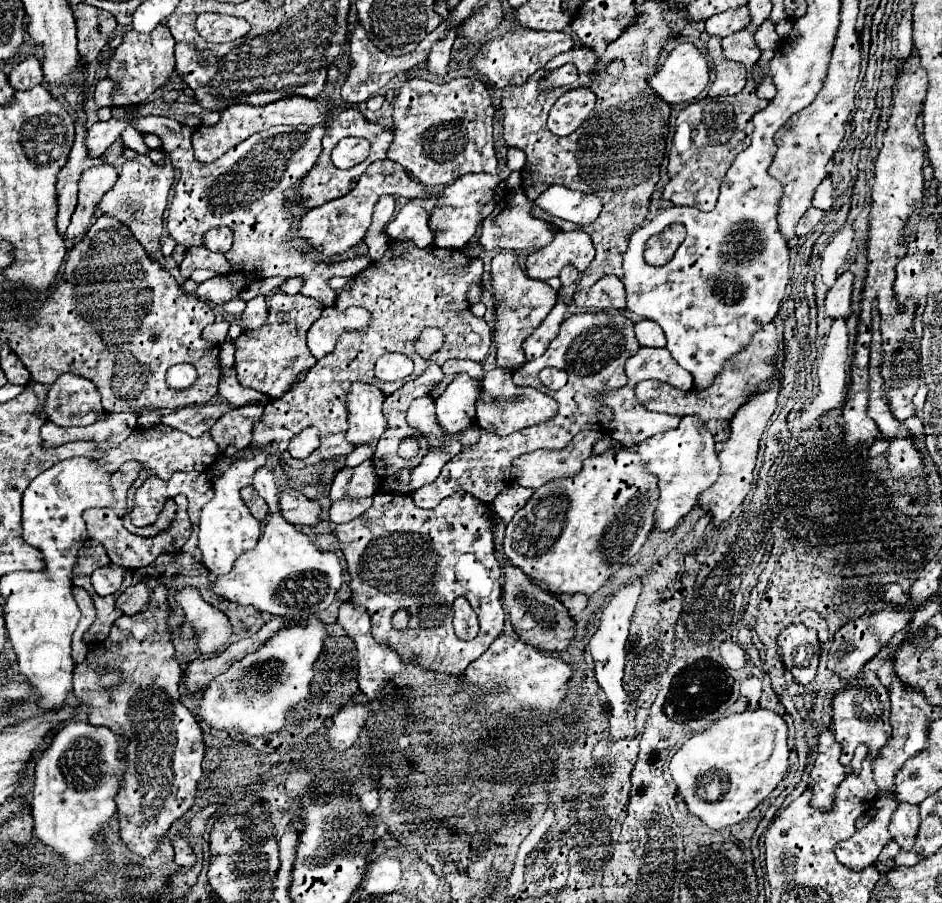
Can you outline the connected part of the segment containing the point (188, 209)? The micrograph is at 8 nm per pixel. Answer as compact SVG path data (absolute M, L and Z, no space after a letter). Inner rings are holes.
M134 105L128 106L127 109L134 112L136 130L140 130L142 134L156 134L162 140L162 150L168 152L172 166L180 168L180 180L174 188L174 200L172 200L170 214L168 214L168 232L178 244L184 244L186 248L202 246L204 244L202 236L208 228L230 226L234 230L234 246L232 246L232 250L226 252L226 258L228 258L228 262L232 264L234 270L242 270L246 276L258 276L258 278L302 276L304 286L302 286L300 294L316 298L324 306L334 306L334 300L336 300L336 292L328 286L330 278L334 278L334 276L352 278L358 272L362 272L364 268L368 268L370 258L366 258L366 256L358 256L358 258L336 262L336 264L314 262L306 254L302 254L294 248L294 238L290 236L290 232L296 230L296 224L288 214L288 198L286 196L288 196L288 190L294 188L306 176L306 172L316 164L316 158L322 152L320 142L324 138L324 128L320 128L320 126L314 126L314 128L310 128L310 126L274 126L274 128L268 128L264 132L252 134L242 144L230 148L216 162L204 164L204 162L198 162L194 158L192 128L188 124L178 122L174 118L164 118L164 116L138 116L138 111L136 111Z

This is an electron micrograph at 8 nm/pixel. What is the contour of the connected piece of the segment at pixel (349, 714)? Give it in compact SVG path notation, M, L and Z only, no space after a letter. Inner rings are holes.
M350 704L332 718L332 728L328 728L328 740L334 750L346 750L350 748L356 738L360 728L364 726L368 710L362 704Z

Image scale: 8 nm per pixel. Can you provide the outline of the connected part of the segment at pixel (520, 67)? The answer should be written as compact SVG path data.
M514 30L504 36L482 46L478 56L472 60L476 72L484 74L494 90L502 90L506 86L522 86L526 80L540 68L546 66L548 60L558 56L560 52L568 52L574 46L574 40L568 32L532 32L532 30Z

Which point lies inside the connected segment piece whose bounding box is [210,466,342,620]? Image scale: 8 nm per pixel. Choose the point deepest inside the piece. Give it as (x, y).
(286, 575)

